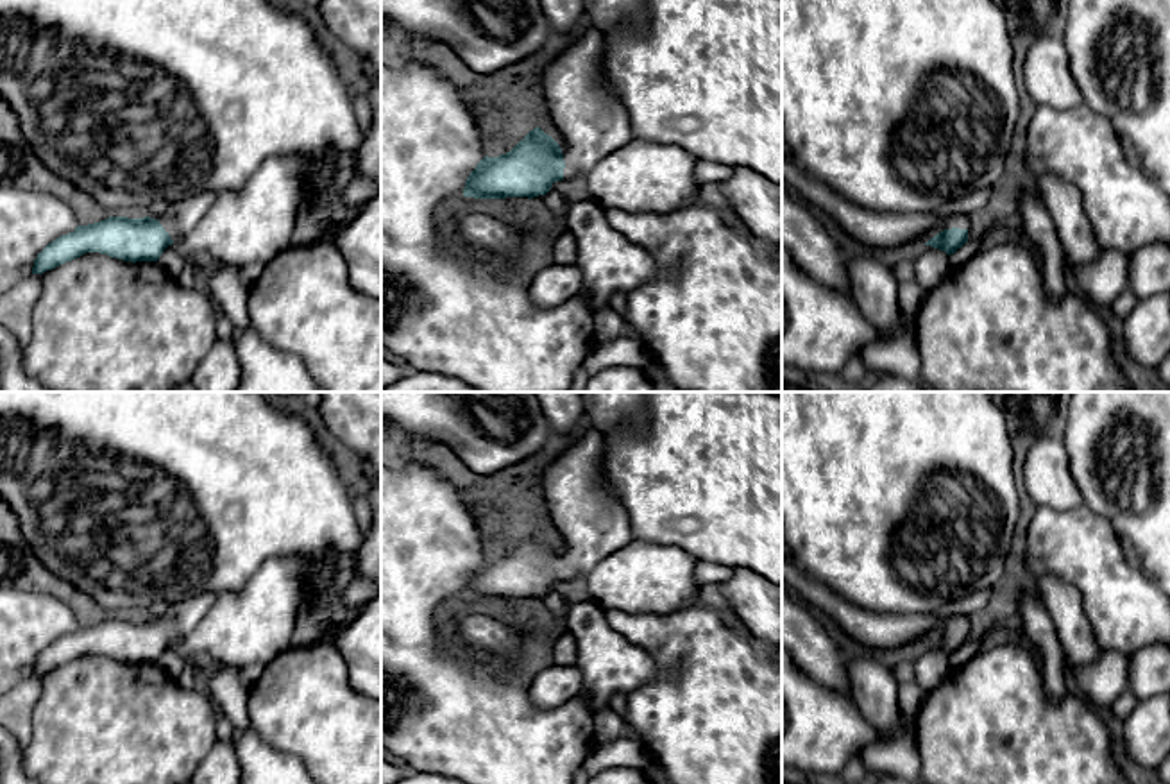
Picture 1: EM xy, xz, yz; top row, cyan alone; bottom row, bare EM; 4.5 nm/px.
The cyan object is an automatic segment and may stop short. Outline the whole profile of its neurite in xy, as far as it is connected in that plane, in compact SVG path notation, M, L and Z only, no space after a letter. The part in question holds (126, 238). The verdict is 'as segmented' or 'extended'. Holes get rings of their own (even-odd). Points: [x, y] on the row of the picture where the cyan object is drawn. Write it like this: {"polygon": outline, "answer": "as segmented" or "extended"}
{"polygon": "M202 192L168 204L156 220L150 217L106 220L77 226L73 233L50 242L34 260L32 274L43 274L86 252L100 252L123 261L157 261L163 251L181 242L209 211L216 195Z", "answer": "extended"}

